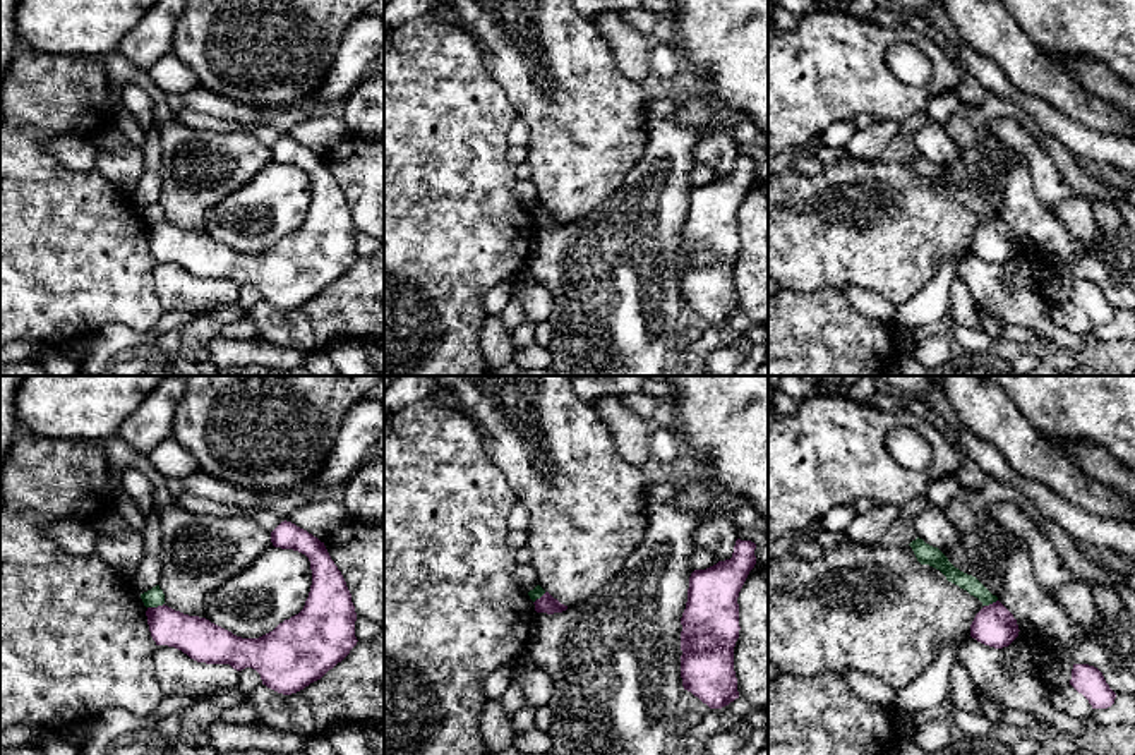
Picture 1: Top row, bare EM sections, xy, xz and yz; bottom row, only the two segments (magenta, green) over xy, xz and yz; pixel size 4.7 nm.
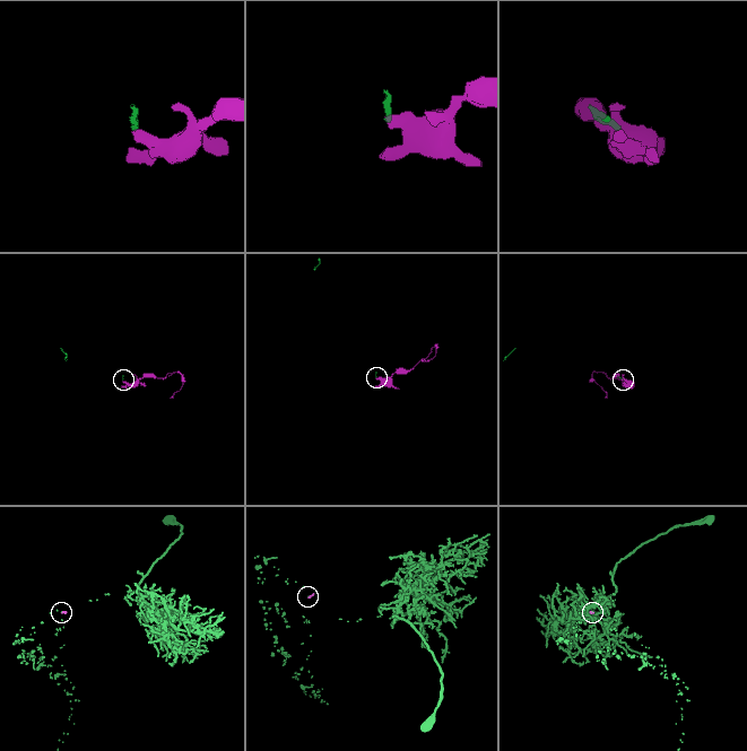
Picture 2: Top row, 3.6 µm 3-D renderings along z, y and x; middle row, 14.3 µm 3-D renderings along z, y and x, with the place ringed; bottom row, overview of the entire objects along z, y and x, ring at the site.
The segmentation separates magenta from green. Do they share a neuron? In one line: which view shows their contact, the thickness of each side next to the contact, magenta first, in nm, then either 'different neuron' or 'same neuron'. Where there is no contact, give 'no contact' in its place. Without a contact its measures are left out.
meets magenta in xy; 190 nm thick on the magenta side, 90 nm on the other; different neuron

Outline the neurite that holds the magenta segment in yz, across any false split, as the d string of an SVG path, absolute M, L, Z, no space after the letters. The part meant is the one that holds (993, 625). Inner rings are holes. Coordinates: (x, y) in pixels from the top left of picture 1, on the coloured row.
M1000 601L984 606L970 625L970 637L994 649L1008 647L1018 631L1017 619Z

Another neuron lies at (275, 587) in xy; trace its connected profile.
M271 546L207 597L204 618L242 638L259 638L298 614L312 585L310 561Z

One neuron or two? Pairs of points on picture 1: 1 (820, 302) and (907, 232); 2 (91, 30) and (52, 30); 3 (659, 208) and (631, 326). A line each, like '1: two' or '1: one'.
1: two
2: one
3: one

